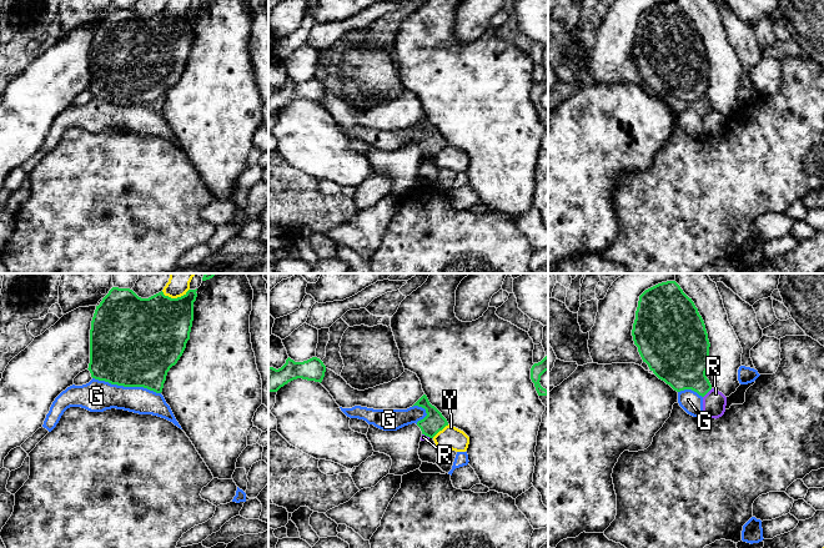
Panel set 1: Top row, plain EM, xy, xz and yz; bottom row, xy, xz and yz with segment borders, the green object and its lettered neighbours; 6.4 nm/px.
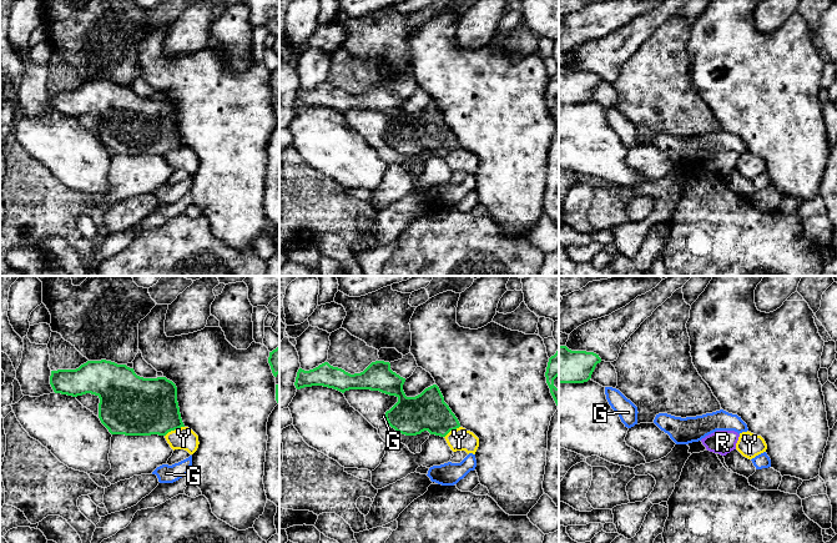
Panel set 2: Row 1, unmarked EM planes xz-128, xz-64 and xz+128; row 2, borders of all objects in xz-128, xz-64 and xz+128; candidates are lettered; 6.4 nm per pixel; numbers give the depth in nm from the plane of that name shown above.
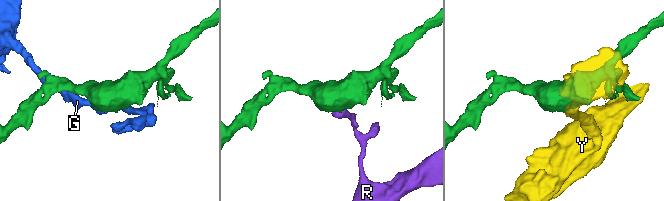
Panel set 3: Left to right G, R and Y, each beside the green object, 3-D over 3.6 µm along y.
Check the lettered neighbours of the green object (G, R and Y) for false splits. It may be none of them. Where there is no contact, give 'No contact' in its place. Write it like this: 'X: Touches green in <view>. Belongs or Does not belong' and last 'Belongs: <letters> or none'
G: Touches green in xy. Does not belong
R: Touches green in yz. Does not belong
Y: Touches green in xy. Does not belong
Belongs: none

